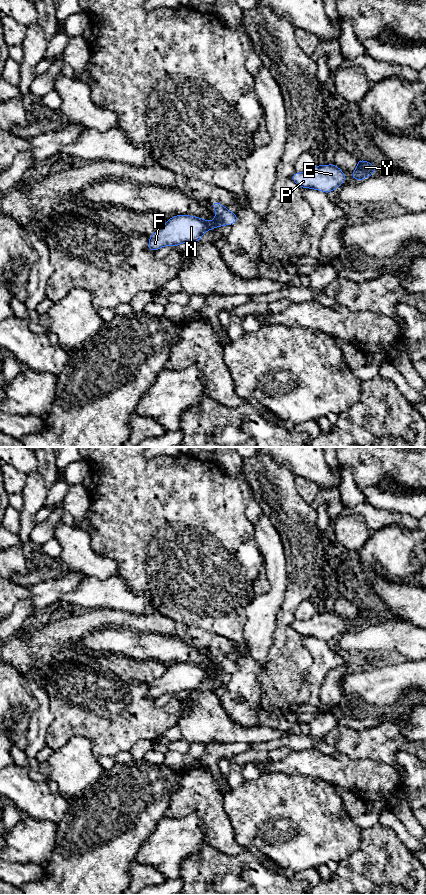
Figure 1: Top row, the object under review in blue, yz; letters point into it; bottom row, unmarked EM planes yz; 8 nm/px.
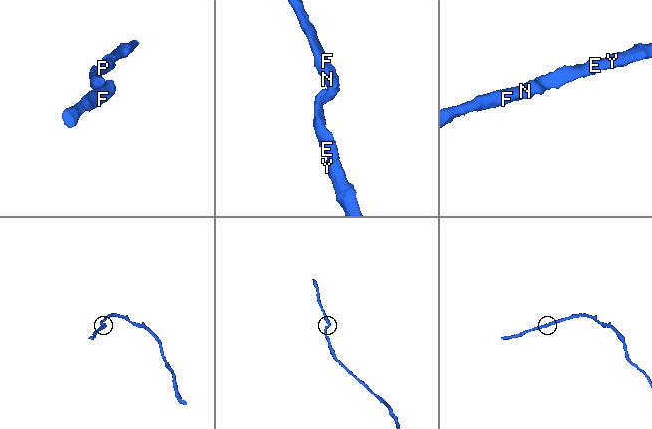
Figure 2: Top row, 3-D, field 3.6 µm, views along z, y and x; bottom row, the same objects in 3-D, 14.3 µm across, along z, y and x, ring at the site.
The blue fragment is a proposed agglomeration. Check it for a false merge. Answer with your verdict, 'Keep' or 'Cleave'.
Keep

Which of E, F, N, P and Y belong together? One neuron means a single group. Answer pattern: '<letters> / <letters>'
E F N P Y

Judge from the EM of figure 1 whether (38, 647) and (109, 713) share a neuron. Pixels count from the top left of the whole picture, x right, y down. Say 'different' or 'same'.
different

